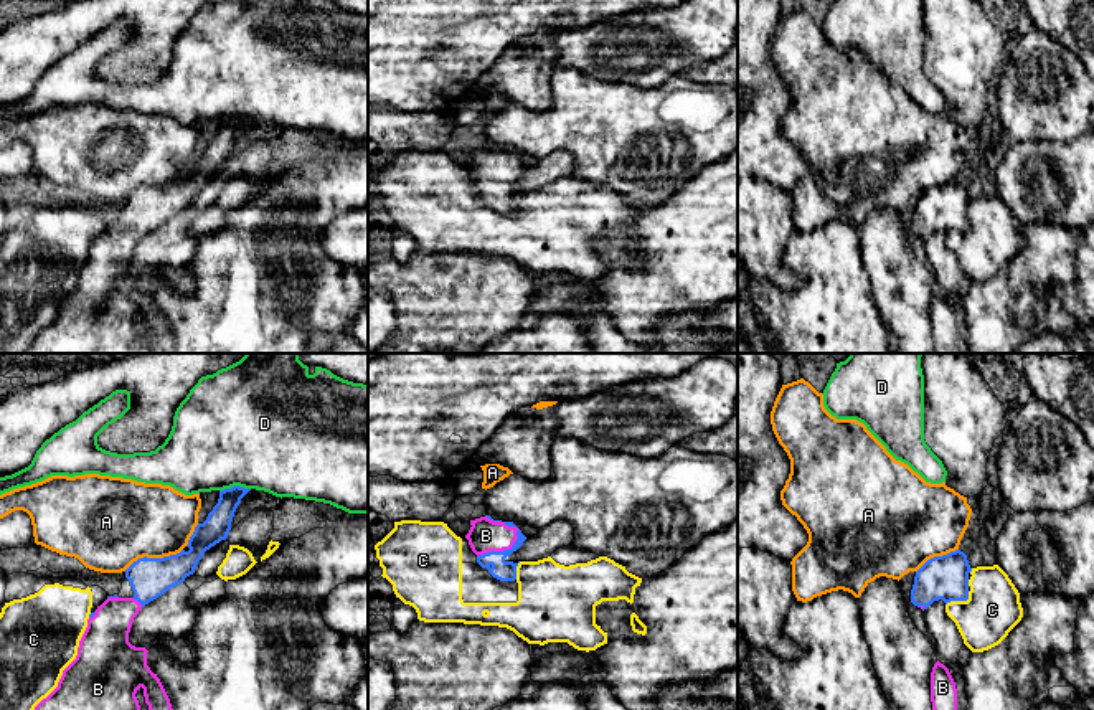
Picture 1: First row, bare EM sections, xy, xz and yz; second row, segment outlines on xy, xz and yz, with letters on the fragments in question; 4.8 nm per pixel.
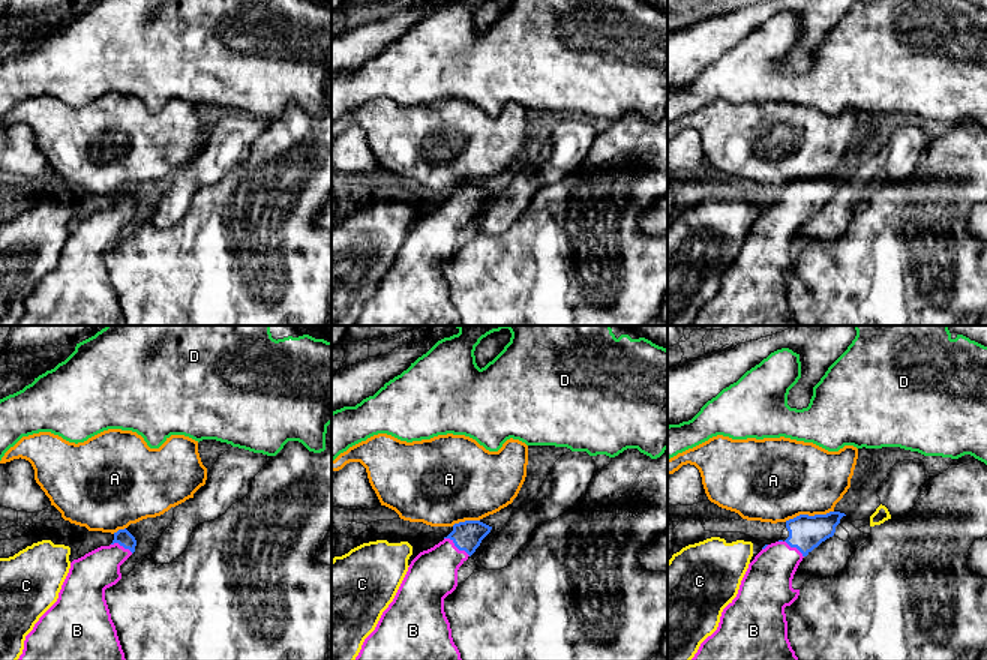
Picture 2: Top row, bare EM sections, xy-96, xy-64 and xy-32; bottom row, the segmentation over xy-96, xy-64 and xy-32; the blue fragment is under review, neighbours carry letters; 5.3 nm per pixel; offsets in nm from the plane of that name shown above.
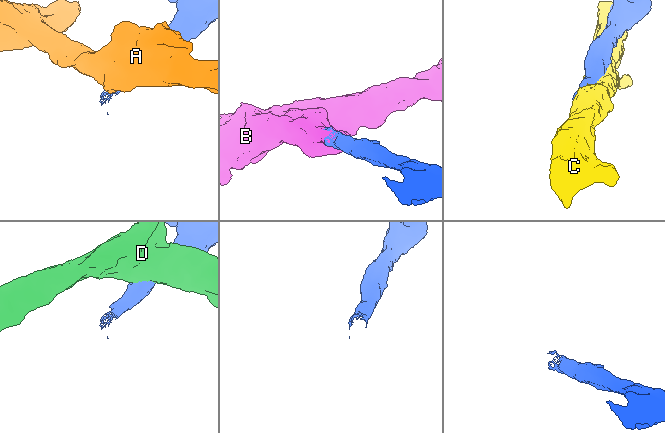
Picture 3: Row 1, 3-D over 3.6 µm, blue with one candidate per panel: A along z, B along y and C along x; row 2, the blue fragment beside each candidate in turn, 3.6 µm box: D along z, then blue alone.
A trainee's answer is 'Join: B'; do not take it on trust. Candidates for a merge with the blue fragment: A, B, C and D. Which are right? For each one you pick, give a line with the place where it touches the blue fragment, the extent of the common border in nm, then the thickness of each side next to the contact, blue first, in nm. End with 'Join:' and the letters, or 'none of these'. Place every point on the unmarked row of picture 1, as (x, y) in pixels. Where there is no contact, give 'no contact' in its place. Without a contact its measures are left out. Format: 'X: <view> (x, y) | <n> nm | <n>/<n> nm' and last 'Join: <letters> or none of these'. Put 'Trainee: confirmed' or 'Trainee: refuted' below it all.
B: xz (504, 180) | 240 nm | 100/160 nm
Join: B
Trainee: confirmed

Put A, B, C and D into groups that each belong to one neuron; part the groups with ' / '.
A / B / C / D

